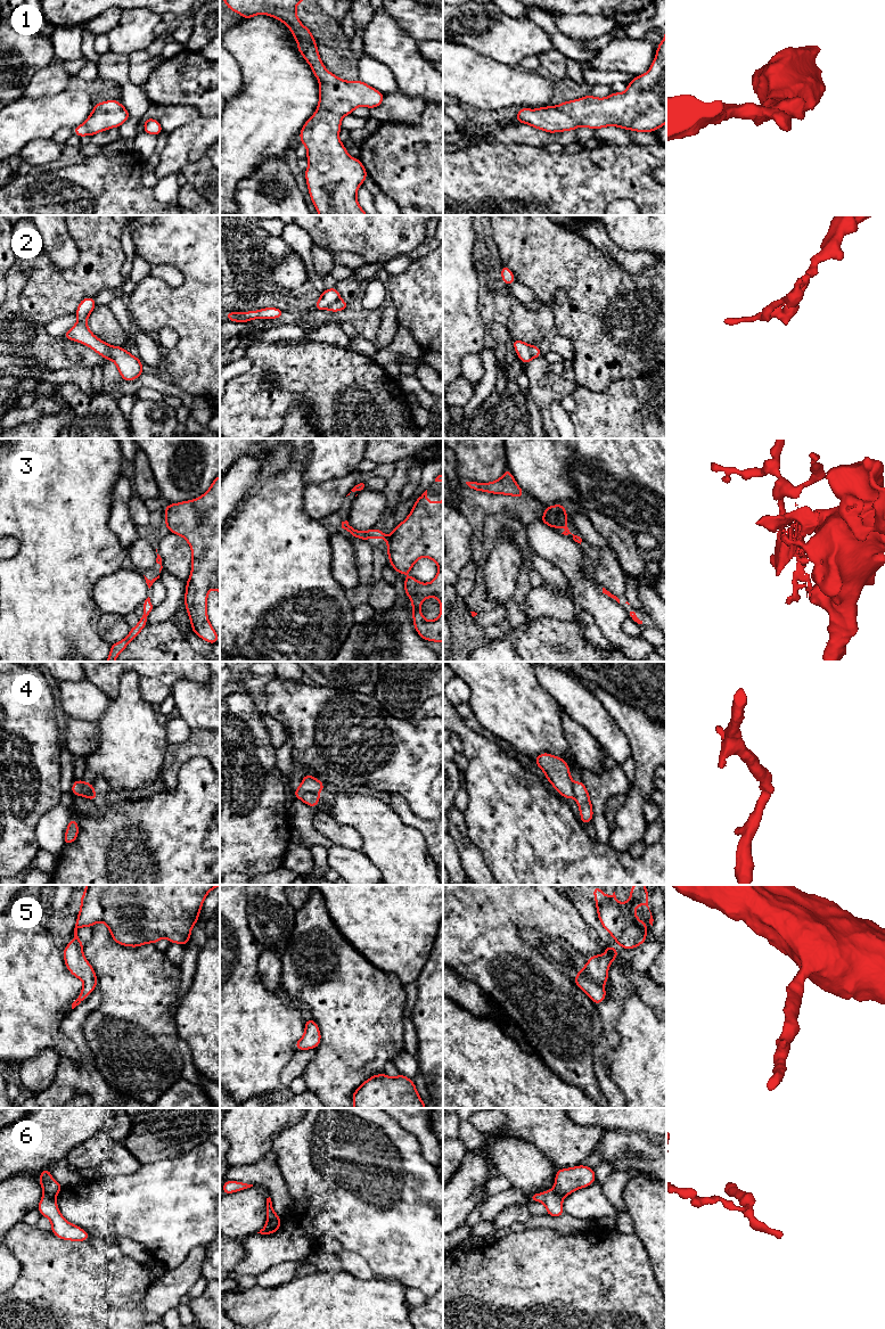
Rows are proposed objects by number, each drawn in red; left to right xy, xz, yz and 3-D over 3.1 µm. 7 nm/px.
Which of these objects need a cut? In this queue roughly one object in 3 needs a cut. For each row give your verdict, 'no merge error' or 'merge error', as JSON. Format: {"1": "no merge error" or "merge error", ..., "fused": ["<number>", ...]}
{"1": "no merge error", "2": "merge error", "3": "merge error", "4": "merge error", "5": "no merge error", "6": "merge error", "fused": ["2", "3", "4", "6"]}

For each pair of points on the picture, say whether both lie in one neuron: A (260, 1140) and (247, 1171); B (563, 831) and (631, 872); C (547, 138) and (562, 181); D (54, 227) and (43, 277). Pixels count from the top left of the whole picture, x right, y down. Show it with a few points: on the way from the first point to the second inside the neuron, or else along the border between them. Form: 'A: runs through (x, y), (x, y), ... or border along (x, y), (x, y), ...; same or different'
A: border along (264, 1156), (255, 1162), (231, 1167); different
B: runs through (580, 848), (604, 872), (614, 872); same
C: border along (515, 142), (541, 147); different
D: border along (46, 253), (58, 267), (73, 265); different

